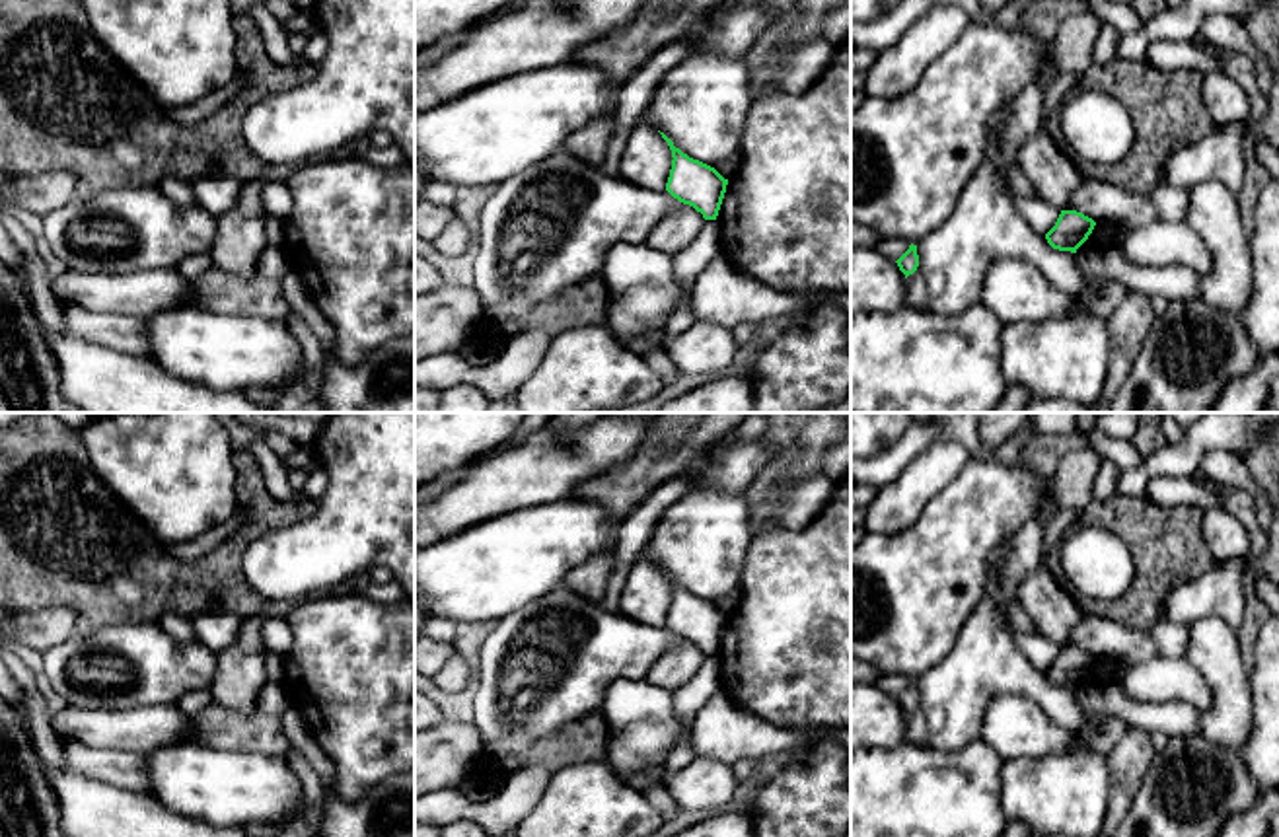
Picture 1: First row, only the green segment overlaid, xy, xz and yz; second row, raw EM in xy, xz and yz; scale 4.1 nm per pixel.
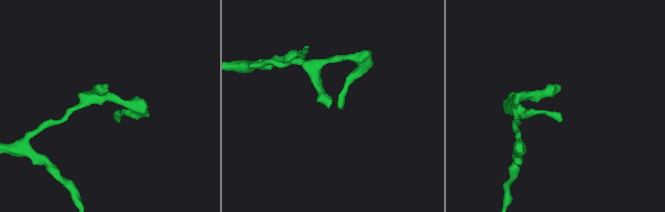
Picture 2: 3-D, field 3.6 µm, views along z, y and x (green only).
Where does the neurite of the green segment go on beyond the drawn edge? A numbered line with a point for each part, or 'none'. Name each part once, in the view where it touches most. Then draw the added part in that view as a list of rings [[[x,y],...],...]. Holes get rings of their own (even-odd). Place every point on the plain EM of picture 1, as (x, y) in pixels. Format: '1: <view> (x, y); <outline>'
none

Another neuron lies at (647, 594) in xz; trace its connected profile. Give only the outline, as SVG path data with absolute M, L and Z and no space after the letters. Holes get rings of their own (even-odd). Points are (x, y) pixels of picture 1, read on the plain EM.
M640 557L627 574L619 609L621 615L642 625L666 627L672 596L672 586L662 570Z

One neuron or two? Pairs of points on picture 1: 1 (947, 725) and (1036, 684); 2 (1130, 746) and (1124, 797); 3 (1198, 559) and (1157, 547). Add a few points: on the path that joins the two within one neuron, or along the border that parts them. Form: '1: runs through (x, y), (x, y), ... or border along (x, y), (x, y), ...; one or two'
1: runs through (968, 703), (987, 684), (1015, 684); one
2: runs through (1130, 758), (1126, 785); one
3: runs through (1188, 559), (1167, 557); one

